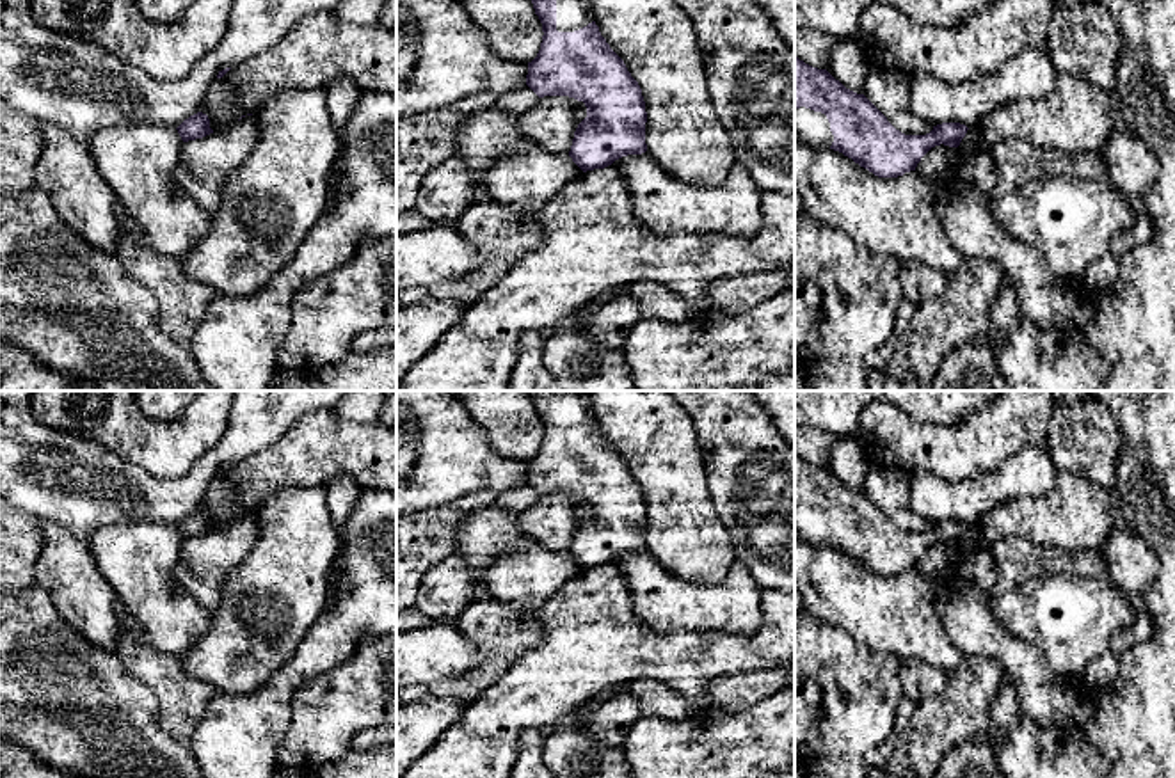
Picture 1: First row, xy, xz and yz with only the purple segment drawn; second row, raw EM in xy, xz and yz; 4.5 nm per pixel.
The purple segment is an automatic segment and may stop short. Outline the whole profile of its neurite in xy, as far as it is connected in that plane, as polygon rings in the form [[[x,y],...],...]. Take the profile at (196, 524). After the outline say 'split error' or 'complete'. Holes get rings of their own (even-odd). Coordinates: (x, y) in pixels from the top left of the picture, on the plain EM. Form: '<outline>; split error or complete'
[[[203,510],[190,513],[176,528],[183,540],[203,536],[213,531],[213,528],[210,526],[210,517]]]; complete

